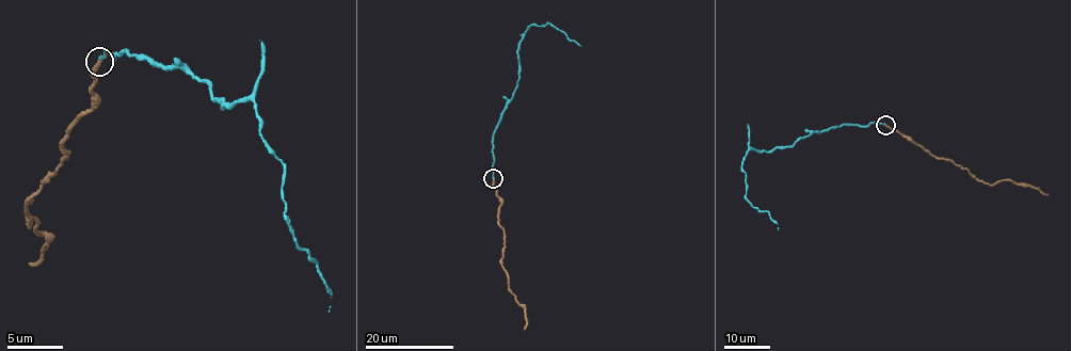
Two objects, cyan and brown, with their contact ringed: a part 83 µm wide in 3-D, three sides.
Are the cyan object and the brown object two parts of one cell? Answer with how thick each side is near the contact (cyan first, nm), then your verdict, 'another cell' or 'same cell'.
260/240 nm | same cell

